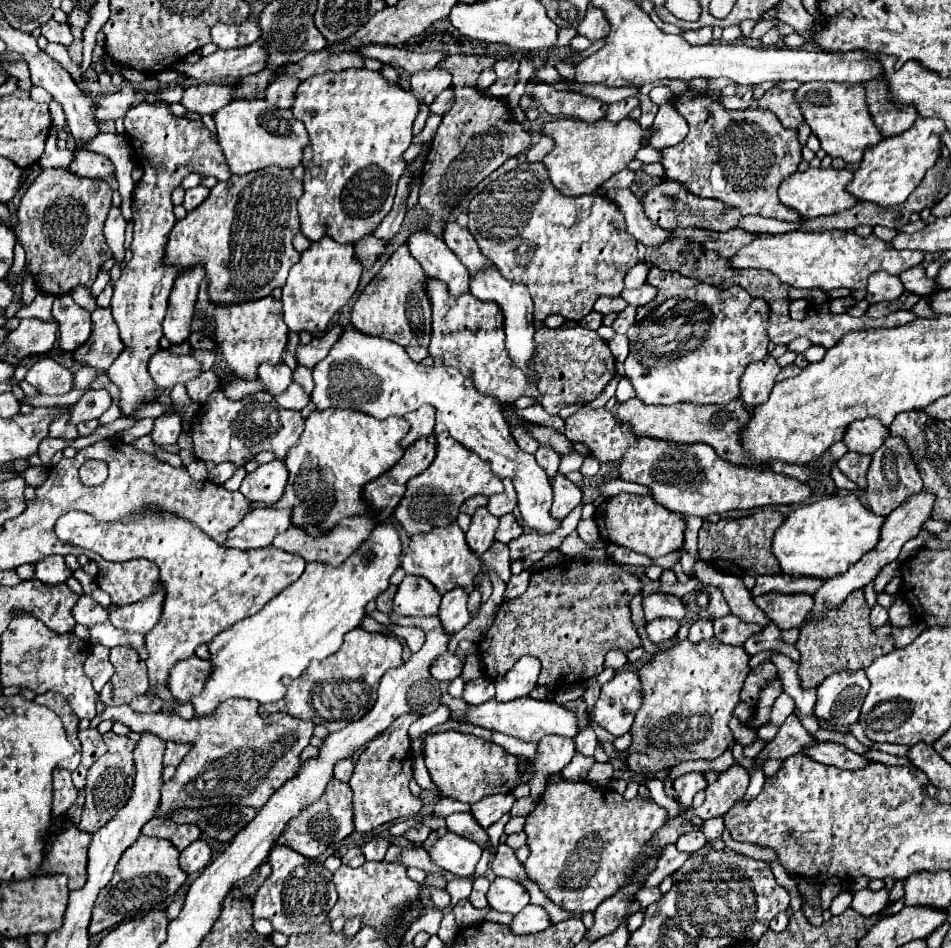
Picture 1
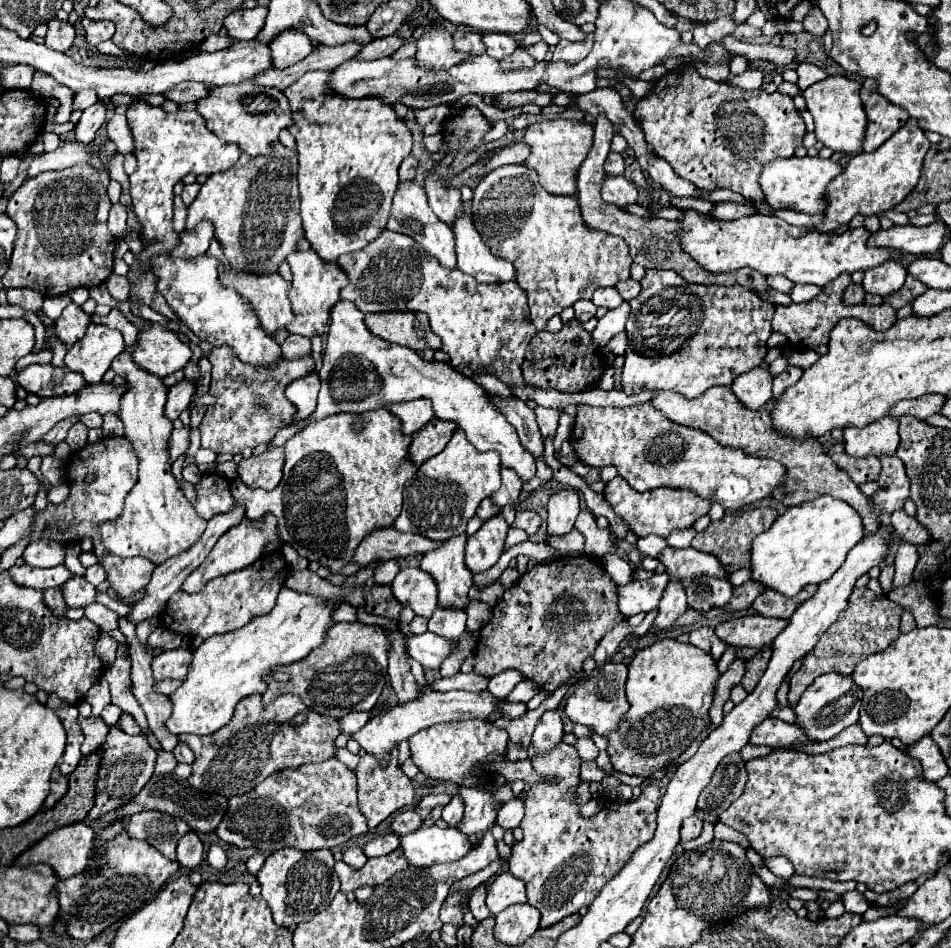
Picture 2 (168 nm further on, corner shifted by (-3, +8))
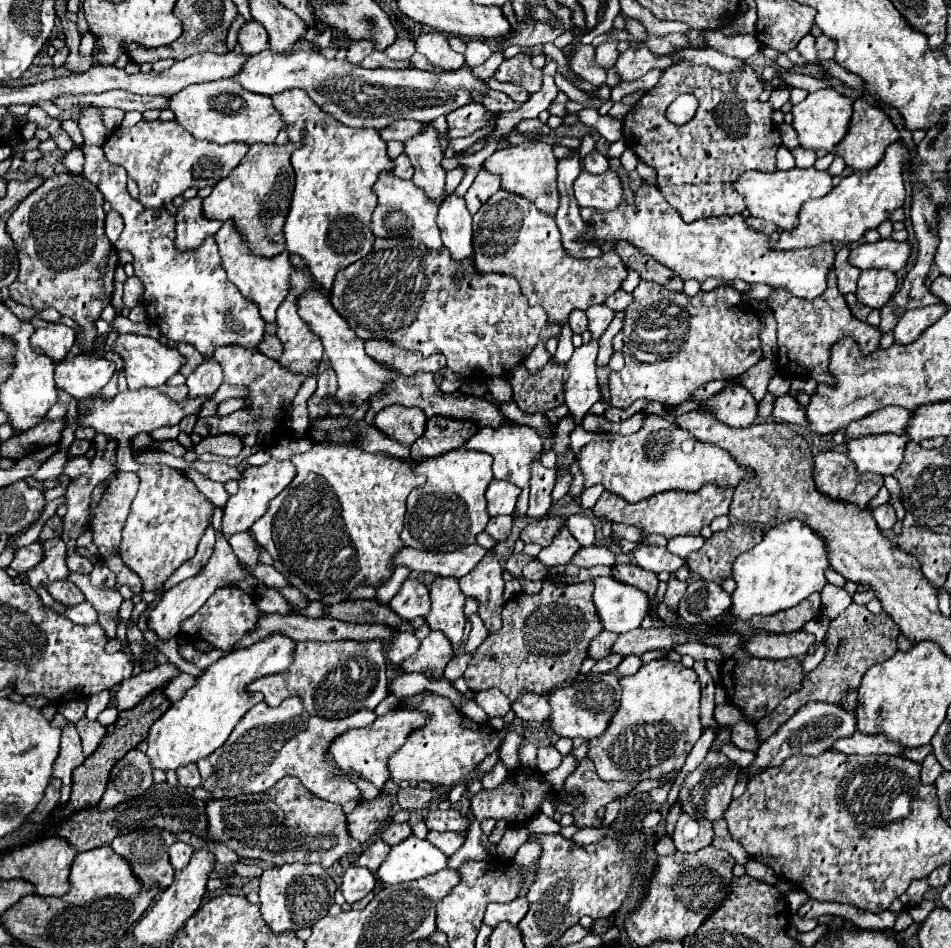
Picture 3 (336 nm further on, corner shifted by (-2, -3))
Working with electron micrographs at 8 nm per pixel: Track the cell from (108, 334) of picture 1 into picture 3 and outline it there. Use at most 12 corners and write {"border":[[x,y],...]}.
{"border":[[78,354],[56,366],[56,386],[74,398],[102,390],[116,366]]}

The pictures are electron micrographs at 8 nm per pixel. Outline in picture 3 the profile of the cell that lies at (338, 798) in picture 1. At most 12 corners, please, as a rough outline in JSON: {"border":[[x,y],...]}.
{"border":[[296,776],[210,800],[210,840],[330,868],[360,842]]}

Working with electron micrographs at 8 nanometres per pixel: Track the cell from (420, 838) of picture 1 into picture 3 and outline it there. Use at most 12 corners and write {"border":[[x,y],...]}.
{"border":[[390,824],[380,832],[386,844],[406,840],[412,834],[408,824]]}

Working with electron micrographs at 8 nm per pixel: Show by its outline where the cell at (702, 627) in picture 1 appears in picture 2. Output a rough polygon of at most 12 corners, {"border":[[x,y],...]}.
{"border":[[709,627],[691,631],[689,643],[699,645],[715,661],[727,645]]}

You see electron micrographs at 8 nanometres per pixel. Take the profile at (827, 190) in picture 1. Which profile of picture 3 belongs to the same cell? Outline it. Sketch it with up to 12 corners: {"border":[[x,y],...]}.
{"border":[[816,168],[744,172],[748,212],[788,230],[832,190]]}

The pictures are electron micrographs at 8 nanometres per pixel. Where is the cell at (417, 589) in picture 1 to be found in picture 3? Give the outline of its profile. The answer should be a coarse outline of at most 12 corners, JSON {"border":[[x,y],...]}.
{"border":[[404,580],[390,608],[402,620],[426,618],[428,588]]}

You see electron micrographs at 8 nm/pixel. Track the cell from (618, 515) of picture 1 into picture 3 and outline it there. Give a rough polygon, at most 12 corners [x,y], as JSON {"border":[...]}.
{"border":[[732,488],[662,492],[630,504],[602,492],[596,516],[644,536],[698,536],[728,514]]}

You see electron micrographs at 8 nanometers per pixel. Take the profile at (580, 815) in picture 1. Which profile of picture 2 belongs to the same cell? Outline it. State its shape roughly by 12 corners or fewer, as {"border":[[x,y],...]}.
{"border":[[581,759],[525,797],[509,871],[539,927],[589,907],[655,833],[659,787],[579,817]]}

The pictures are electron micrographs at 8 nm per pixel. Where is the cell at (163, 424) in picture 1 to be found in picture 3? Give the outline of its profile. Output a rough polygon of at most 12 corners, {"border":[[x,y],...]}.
{"border":[[204,360],[186,380],[188,396],[212,396],[222,368]]}

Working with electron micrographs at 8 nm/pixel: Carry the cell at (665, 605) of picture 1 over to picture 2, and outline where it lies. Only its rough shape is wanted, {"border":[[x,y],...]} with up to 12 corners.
{"border":[[669,575],[617,585],[625,619],[655,609]]}

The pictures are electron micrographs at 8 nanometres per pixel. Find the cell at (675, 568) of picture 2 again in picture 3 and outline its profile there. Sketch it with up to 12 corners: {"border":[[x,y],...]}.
{"border":[[640,546],[634,560],[650,572],[674,574],[684,558],[666,548]]}

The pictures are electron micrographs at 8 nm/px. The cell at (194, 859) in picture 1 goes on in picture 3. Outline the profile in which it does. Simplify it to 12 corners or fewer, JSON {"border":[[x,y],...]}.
{"border":[[186,842],[170,846],[170,864],[182,870],[194,854]]}

